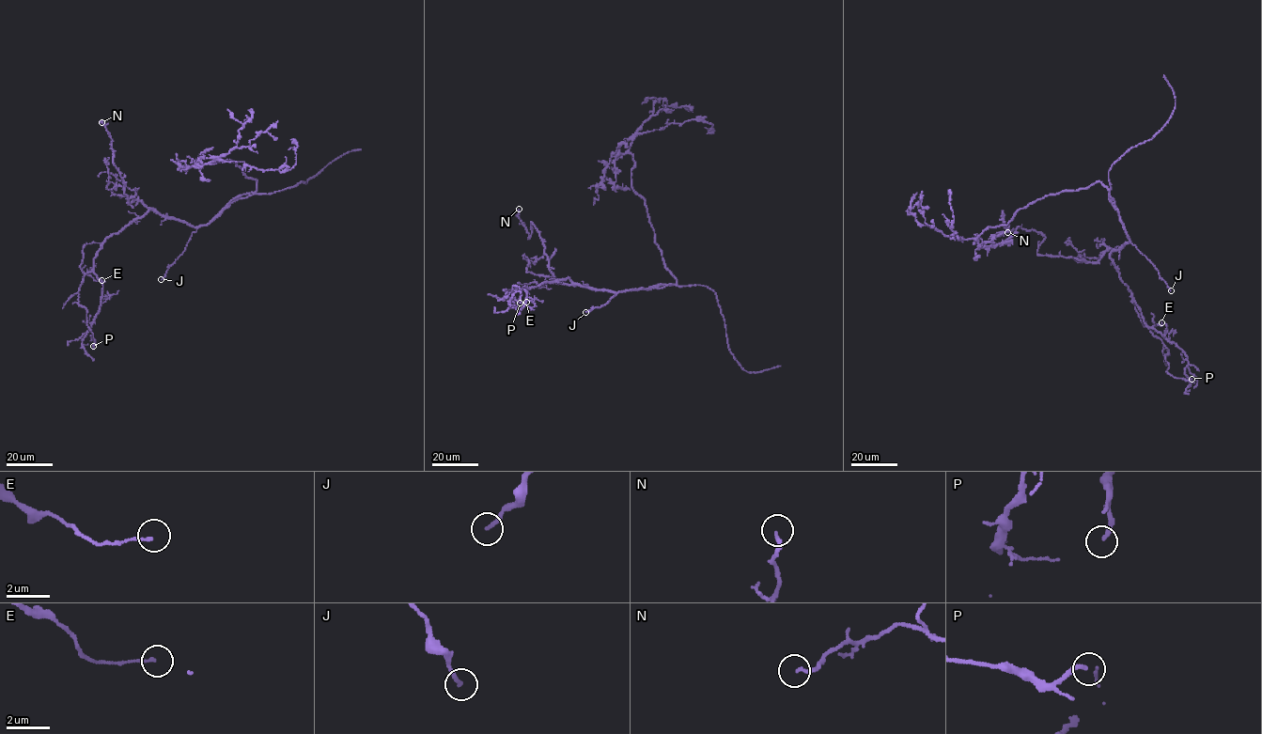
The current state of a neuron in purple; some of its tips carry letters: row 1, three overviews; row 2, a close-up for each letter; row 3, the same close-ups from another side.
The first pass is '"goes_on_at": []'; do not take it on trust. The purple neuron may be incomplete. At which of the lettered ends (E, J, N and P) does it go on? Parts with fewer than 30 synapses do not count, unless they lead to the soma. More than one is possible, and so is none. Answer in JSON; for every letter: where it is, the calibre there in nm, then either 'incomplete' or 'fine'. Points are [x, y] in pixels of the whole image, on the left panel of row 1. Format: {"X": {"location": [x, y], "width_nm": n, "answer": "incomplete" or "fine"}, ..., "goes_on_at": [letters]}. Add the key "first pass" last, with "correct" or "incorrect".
{"E": {"location": [101, 280], "width_nm": 100, "answer": "fine"}, "J": {"location": [161, 279], "width_nm": 170, "answer": "fine"}, "N": {"location": [101, 122], "width_nm": 120, "answer": "fine"}, "P": {"location": [93, 346], "width_nm": 190, "answer": "fine"}, "goes_on_at": [], "first pass": "correct"}

